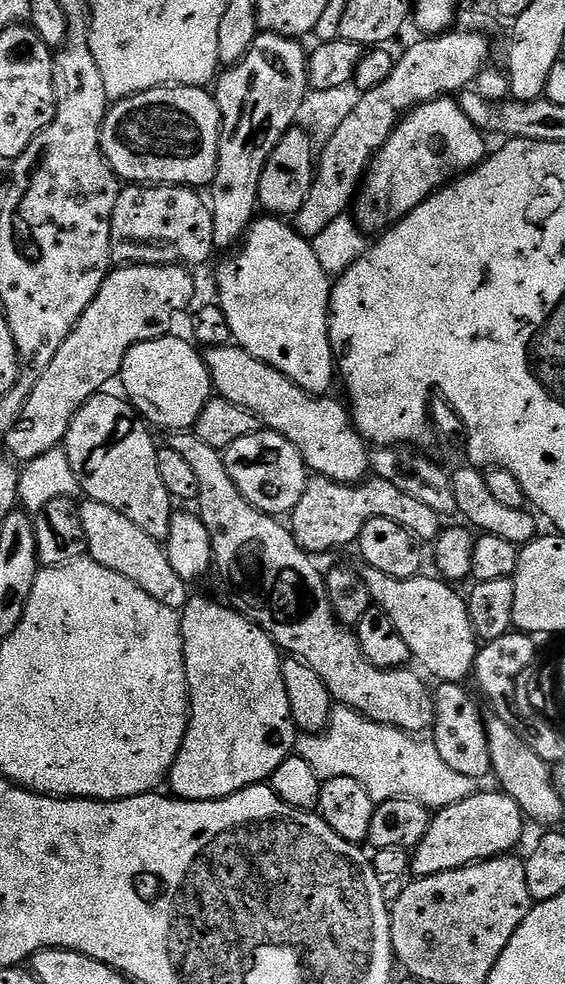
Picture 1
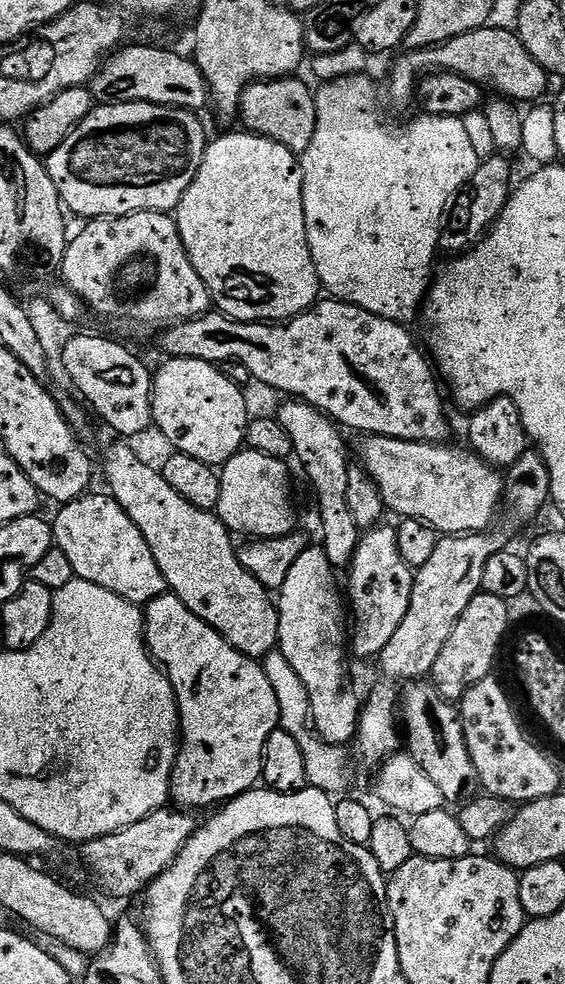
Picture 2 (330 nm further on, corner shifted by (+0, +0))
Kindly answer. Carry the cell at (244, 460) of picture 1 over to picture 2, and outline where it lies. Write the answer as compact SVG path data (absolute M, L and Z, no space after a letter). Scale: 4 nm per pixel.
M247 450L237 452L234 458L222 465L222 498L216 512L229 532L241 532L244 538L271 538L287 536L297 527L292 517L292 480L288 477L288 466L278 458Z

